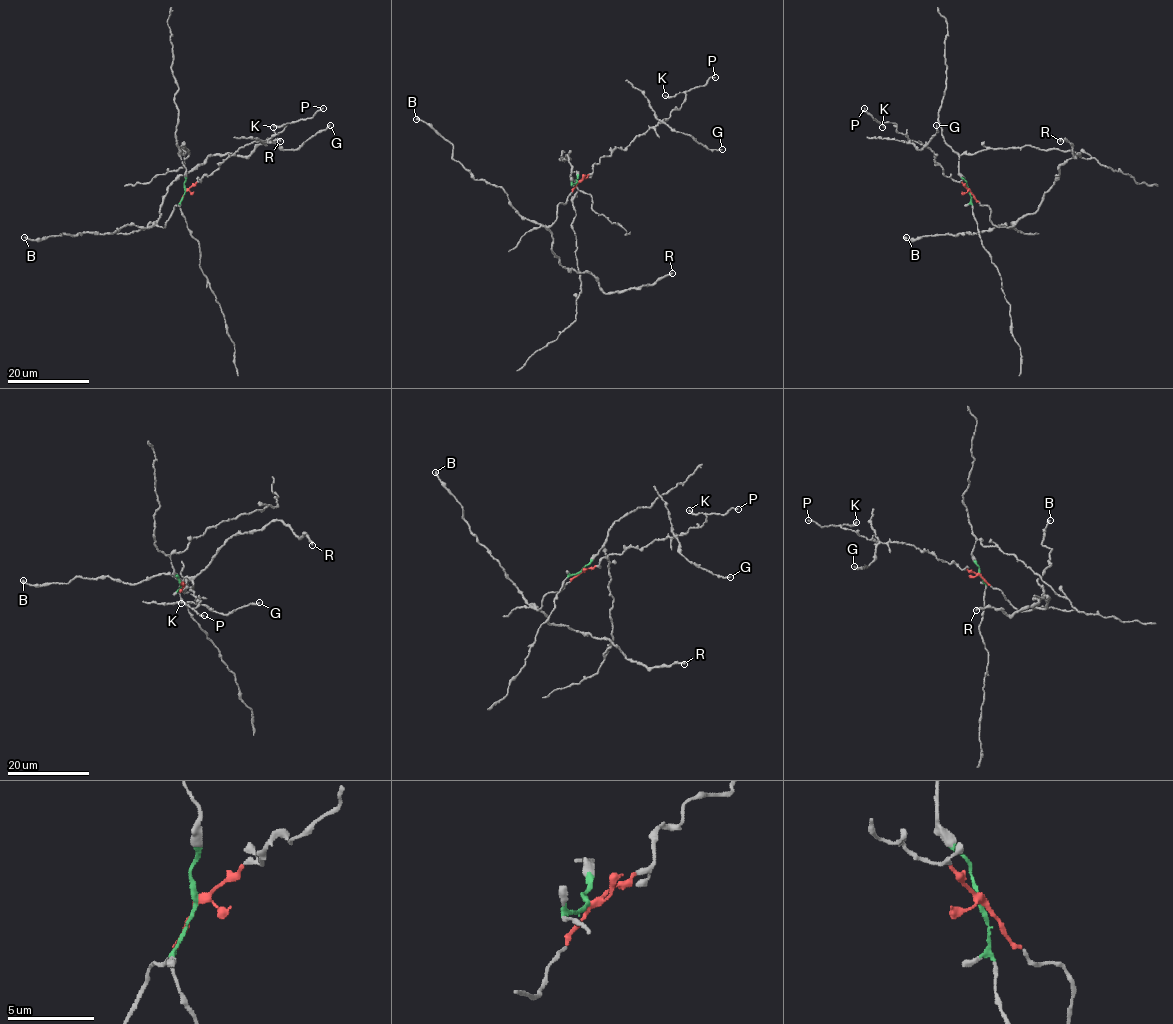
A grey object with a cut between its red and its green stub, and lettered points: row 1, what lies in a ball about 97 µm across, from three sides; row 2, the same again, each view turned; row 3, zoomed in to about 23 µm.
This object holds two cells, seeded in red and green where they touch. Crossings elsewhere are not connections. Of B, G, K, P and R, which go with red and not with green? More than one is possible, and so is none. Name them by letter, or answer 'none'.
B, G, K, P, R

